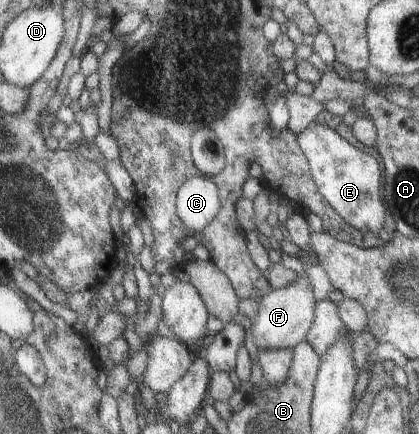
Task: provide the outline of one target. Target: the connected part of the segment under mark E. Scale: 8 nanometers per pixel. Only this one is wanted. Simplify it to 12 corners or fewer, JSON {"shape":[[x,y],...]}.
{"shape":[[313,120],[296,134],[309,175],[353,229],[385,221],[381,164]]}

